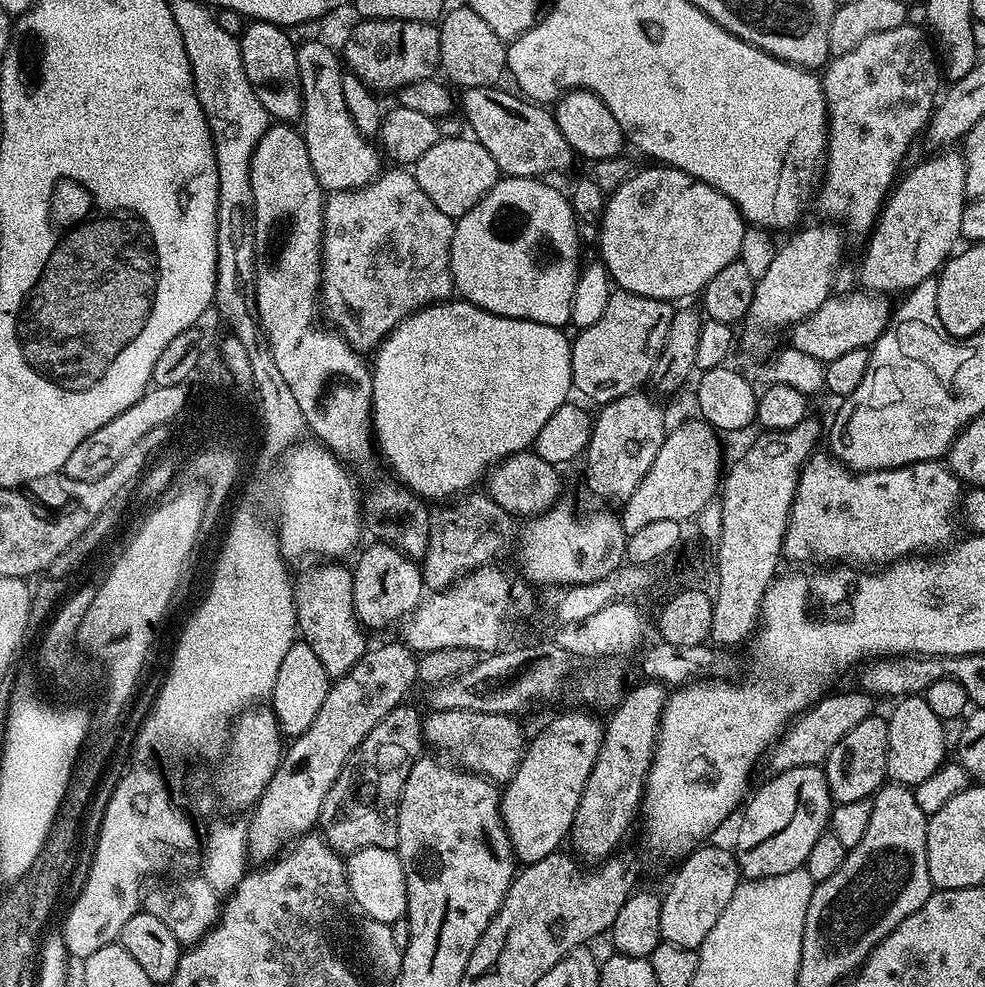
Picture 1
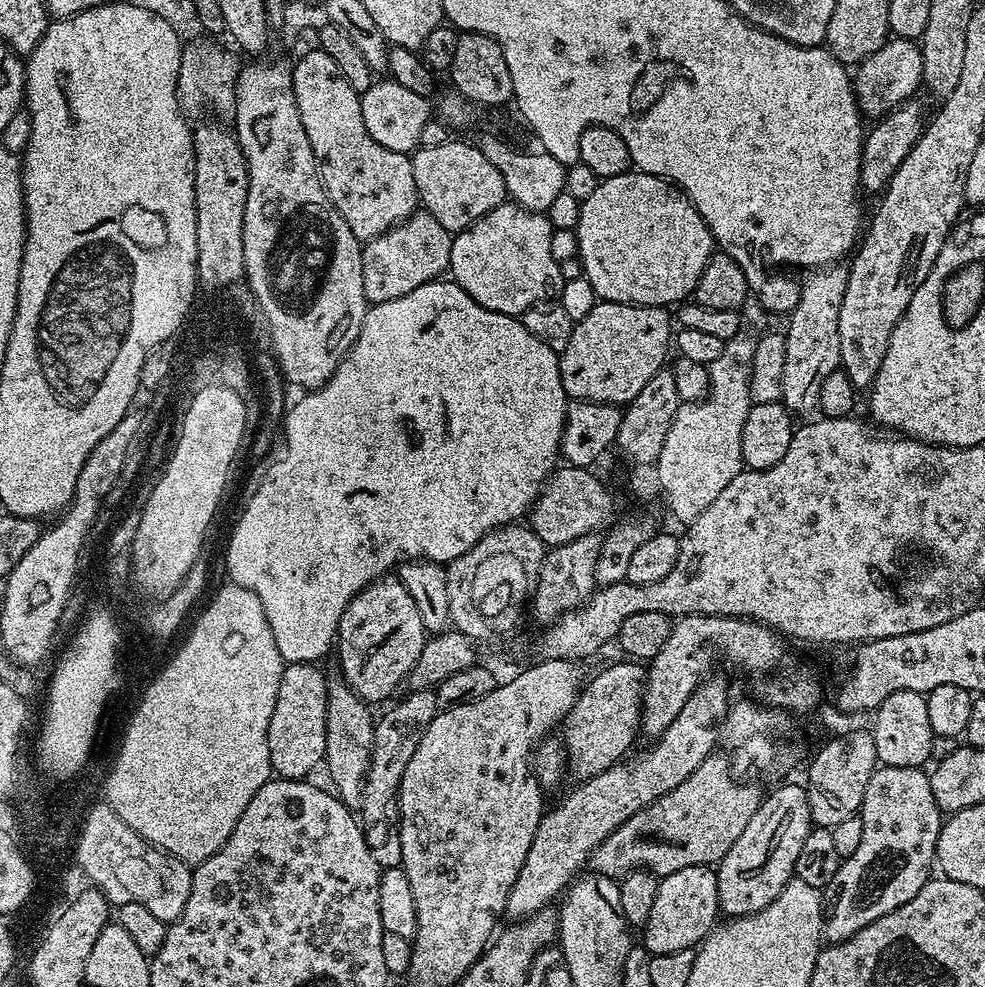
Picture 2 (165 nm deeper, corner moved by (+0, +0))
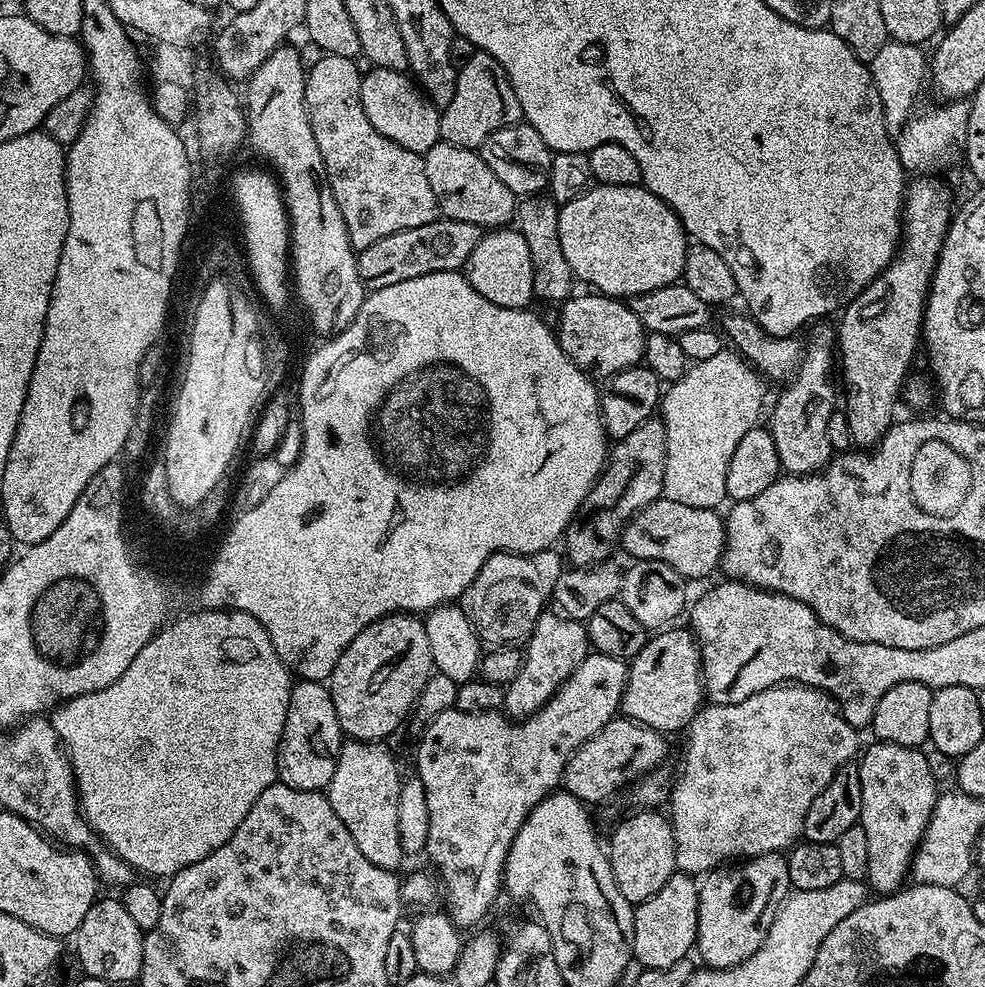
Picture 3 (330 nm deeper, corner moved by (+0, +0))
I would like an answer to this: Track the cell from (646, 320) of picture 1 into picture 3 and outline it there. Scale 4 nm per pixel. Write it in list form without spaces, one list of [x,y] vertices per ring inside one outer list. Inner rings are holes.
[[[588,294],[592,296],[573,295],[559,305],[560,328],[558,339],[562,350],[574,362],[574,366],[581,368],[593,378],[611,378],[622,370],[635,368],[644,359],[644,337],[646,335],[642,322],[633,314],[631,307],[623,299],[603,294]]]

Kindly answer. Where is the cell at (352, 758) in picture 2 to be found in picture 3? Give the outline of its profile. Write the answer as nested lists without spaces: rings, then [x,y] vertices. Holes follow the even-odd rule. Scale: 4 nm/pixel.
[[[345,739],[326,795],[330,806],[334,806],[334,814],[342,818],[342,826],[350,830],[358,850],[374,866],[396,870],[404,856],[404,840],[400,837],[400,768],[388,746],[384,742]]]

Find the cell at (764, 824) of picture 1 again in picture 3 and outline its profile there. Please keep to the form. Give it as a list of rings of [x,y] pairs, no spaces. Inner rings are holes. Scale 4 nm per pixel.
[[[771,852],[745,859],[739,866],[713,868],[699,886],[695,951],[700,951],[707,967],[732,968],[759,950],[776,911],[788,899],[792,888],[788,857]]]

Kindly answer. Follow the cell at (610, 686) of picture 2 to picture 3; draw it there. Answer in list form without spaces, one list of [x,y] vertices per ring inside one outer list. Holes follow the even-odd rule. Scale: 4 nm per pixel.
[[[687,627],[671,628],[649,635],[642,650],[638,650],[638,654],[632,657],[628,664],[628,681],[620,699],[620,712],[627,719],[635,720],[637,724],[644,724],[647,728],[653,728],[655,732],[665,734],[683,733],[706,700],[704,677],[700,670],[700,645],[696,643],[695,636]]]

